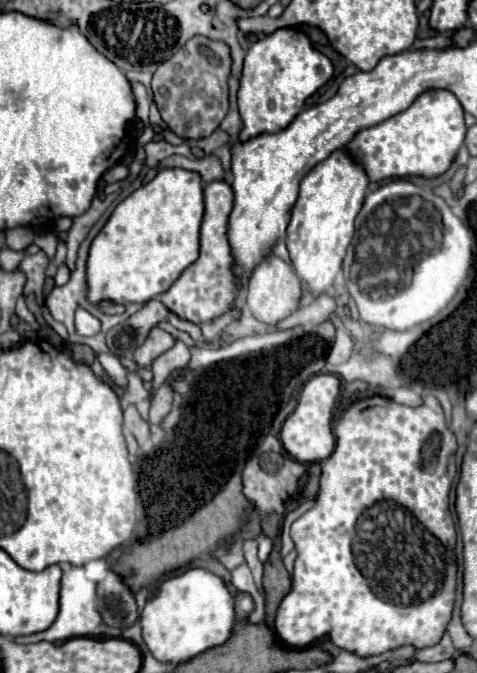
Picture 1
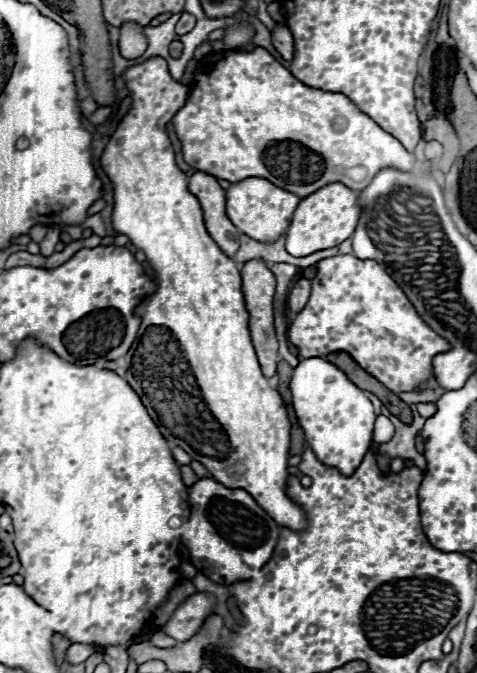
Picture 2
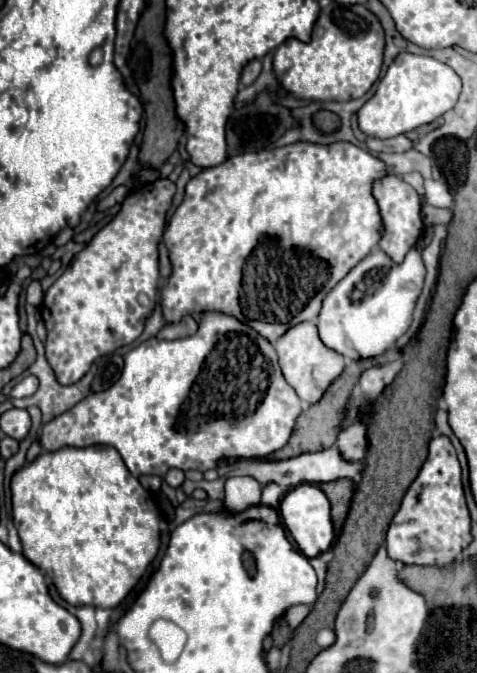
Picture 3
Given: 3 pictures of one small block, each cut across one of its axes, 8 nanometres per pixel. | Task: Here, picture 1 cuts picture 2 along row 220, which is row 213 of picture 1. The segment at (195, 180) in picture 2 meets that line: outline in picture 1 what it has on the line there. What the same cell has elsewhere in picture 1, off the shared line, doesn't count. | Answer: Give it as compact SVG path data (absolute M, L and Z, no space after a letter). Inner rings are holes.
M212 182L204 188L206 214L200 230L200 258L188 266L182 276L160 294L160 302L174 312L178 318L204 324L232 310L236 302L236 274L234 274L234 256L228 242L228 216L234 208L234 192L226 182Z

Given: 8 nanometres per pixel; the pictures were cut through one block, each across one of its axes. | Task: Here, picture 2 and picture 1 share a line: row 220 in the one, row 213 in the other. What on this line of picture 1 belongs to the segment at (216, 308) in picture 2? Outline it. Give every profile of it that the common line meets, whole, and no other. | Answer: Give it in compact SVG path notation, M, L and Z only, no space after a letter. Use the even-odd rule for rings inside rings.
M164 168L160 170L154 180L150 180L146 186L138 188L136 192L132 192L124 202L120 202L110 220L106 222L106 226L100 230L100 234L94 238L92 246L90 246L90 256L88 256L88 270L86 270L86 276L88 276L88 300L98 306L100 300L114 300L118 304L128 304L128 302L148 302L148 298L156 298L160 296L162 292L166 292L176 280L178 276L192 264L198 260L198 252L200 252L200 224L202 224L202 216L204 216L204 194L202 194L202 176L198 172L192 172L192 170L184 170L184 168Z

